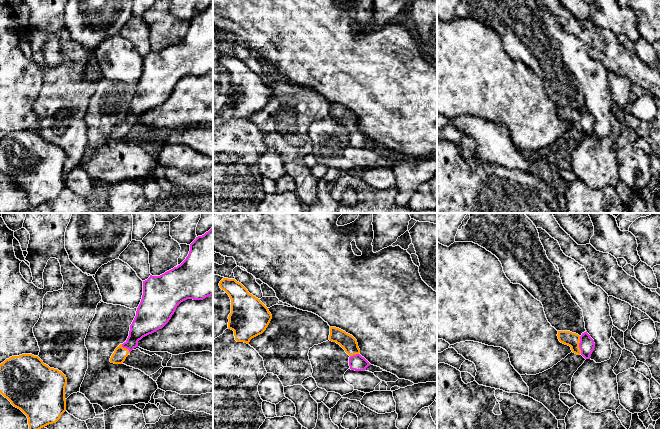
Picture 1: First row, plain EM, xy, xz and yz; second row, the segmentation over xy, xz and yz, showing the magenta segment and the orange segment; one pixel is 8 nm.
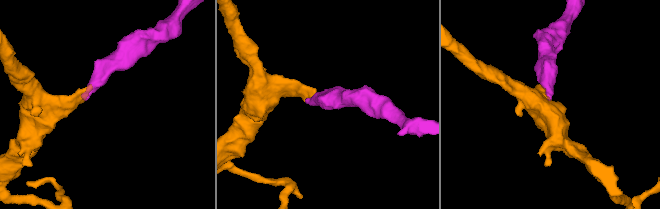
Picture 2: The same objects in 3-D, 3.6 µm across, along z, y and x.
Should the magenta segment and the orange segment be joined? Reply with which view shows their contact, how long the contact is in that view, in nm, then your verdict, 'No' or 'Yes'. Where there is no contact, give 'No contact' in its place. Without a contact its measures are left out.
Touches magenta in yz. Shared border 140 nm. Yes

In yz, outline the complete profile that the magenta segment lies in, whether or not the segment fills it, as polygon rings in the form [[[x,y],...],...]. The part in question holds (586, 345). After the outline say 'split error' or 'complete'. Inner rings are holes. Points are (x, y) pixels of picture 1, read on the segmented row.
[[[558,331],[557,336],[561,343],[571,347],[573,353],[581,354],[585,359],[590,359],[595,343],[587,331],[581,336],[570,331]]] | split error

